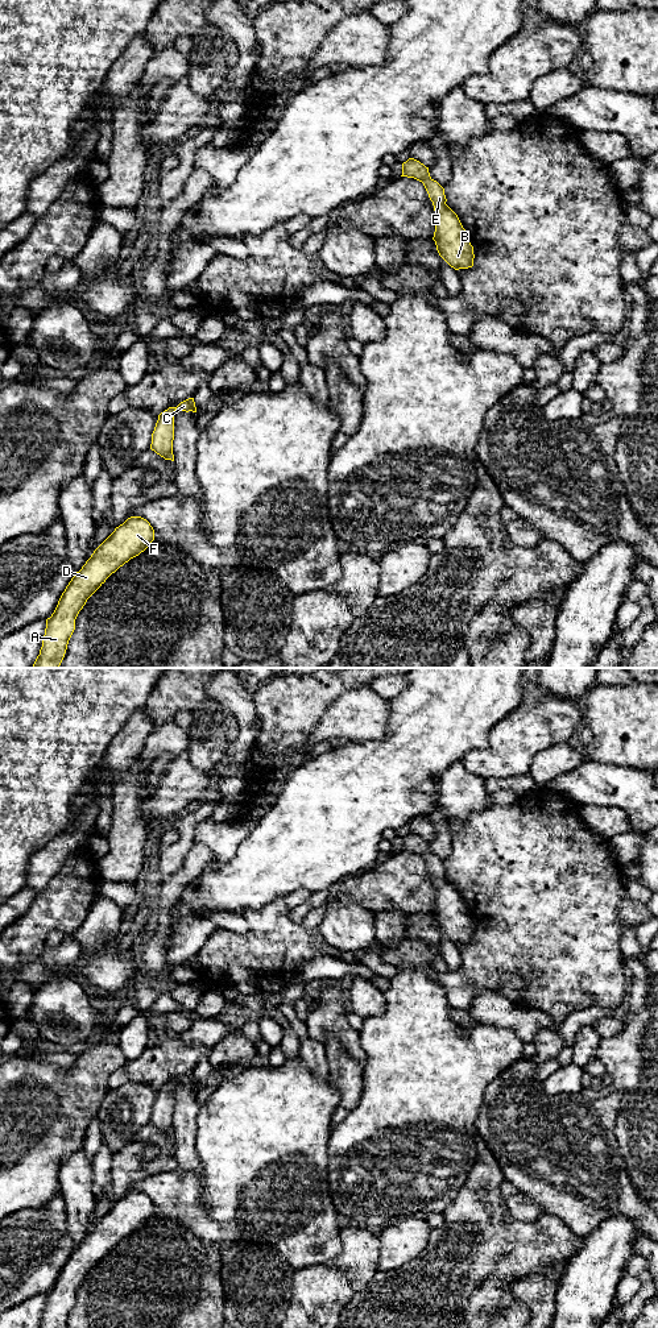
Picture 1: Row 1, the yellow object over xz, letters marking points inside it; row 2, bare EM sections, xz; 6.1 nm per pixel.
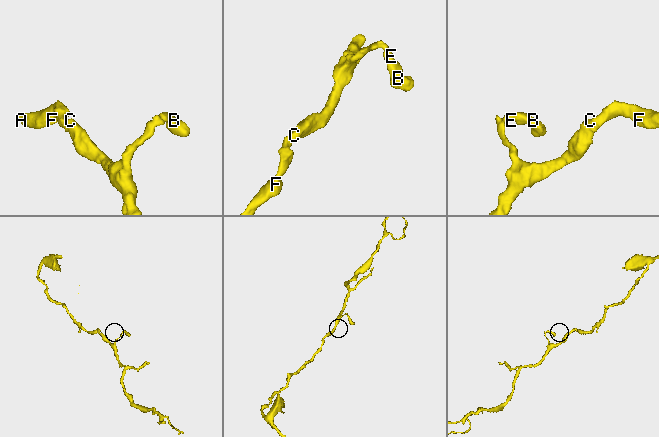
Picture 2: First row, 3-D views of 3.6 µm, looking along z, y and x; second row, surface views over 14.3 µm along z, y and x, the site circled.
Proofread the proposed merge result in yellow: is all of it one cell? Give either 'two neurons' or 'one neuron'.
one neuron

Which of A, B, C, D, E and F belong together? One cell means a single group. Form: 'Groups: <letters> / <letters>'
Groups: A B C D E F

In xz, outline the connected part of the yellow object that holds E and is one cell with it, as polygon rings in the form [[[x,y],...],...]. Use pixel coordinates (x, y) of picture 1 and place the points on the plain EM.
[[[414,833],[402,838],[402,850],[423,858],[435,885],[435,916],[439,930],[455,945],[473,941],[473,921],[458,889],[446,879],[444,863],[430,851],[429,842]]]

